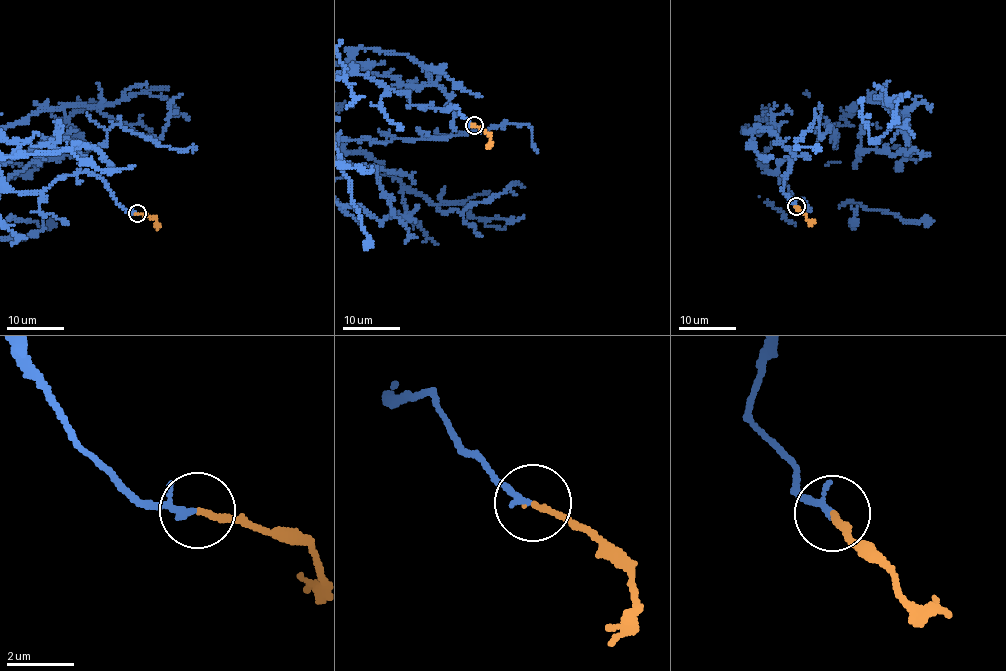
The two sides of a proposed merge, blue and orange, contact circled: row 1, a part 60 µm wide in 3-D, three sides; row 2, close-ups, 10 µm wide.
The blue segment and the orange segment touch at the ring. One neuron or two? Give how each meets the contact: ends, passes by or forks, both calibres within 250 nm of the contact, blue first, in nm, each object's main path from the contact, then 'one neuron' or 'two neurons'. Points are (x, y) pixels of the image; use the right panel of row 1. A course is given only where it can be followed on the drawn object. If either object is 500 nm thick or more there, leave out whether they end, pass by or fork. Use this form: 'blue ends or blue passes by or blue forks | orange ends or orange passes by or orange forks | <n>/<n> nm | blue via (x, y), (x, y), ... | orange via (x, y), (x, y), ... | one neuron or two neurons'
blue passes by | orange ends | 140/170 nm | orange via (795, 206), (816, 223) | one neuron

